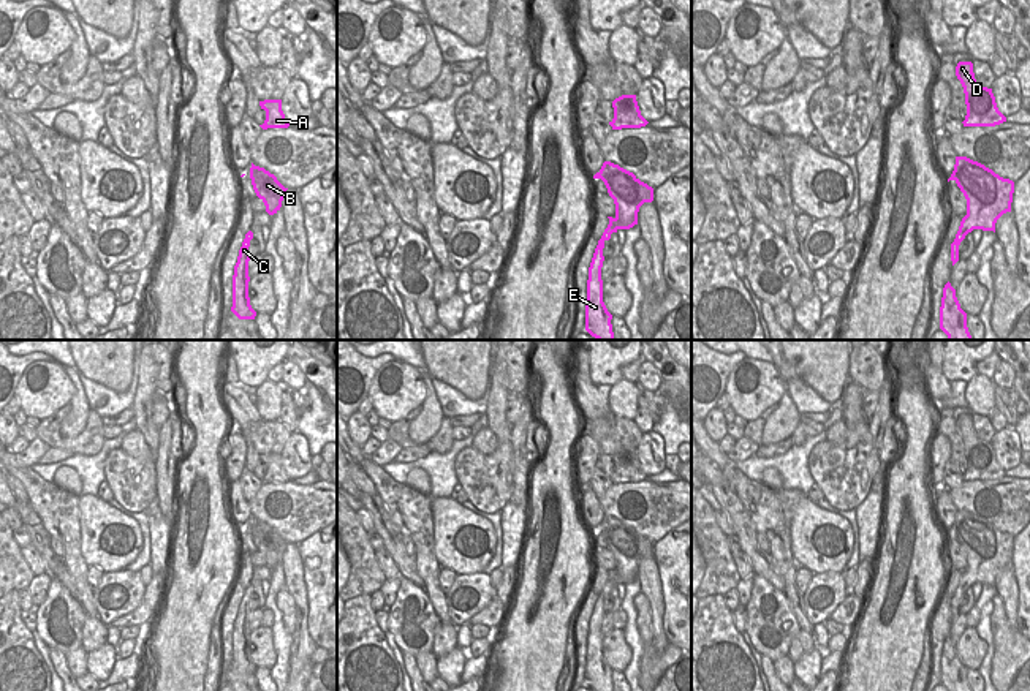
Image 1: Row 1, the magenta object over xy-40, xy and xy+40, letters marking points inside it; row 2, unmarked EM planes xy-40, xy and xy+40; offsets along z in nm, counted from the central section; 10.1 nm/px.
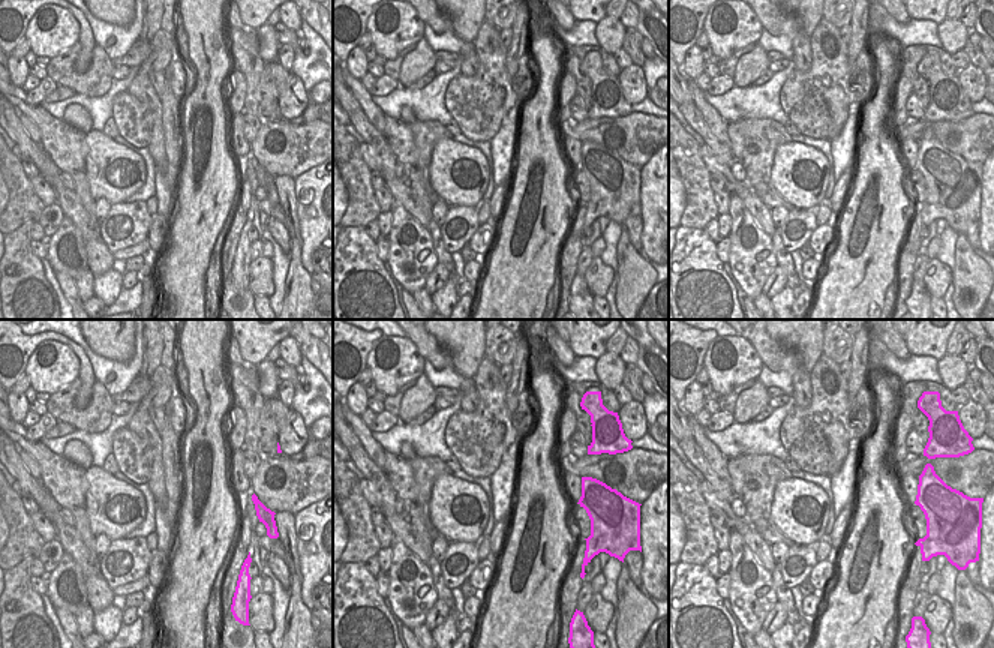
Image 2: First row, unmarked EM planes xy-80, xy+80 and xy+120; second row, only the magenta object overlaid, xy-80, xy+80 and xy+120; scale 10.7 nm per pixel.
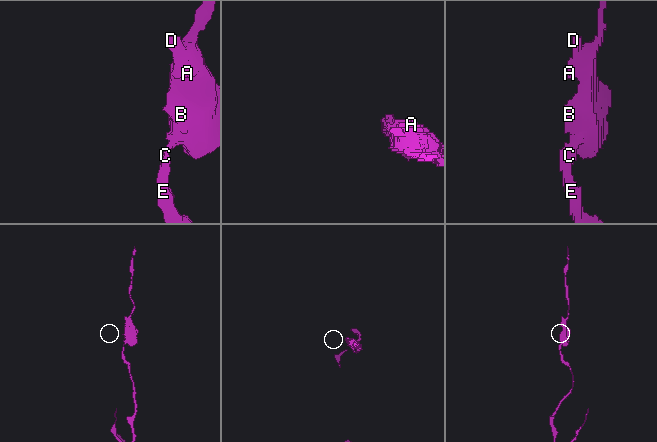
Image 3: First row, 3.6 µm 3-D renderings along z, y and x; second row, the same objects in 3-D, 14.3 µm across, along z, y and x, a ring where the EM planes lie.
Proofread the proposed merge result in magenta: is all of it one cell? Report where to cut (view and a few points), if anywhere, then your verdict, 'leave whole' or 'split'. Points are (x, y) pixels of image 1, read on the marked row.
no cut; leave whole

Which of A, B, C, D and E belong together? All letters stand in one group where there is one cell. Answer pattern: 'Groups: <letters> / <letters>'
Groups: A B C D E.

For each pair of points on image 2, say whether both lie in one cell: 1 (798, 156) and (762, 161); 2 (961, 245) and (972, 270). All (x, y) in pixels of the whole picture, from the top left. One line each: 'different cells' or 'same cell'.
1: different cells
2: same cell

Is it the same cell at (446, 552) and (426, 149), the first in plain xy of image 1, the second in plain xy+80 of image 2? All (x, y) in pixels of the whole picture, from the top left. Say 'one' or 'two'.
two

